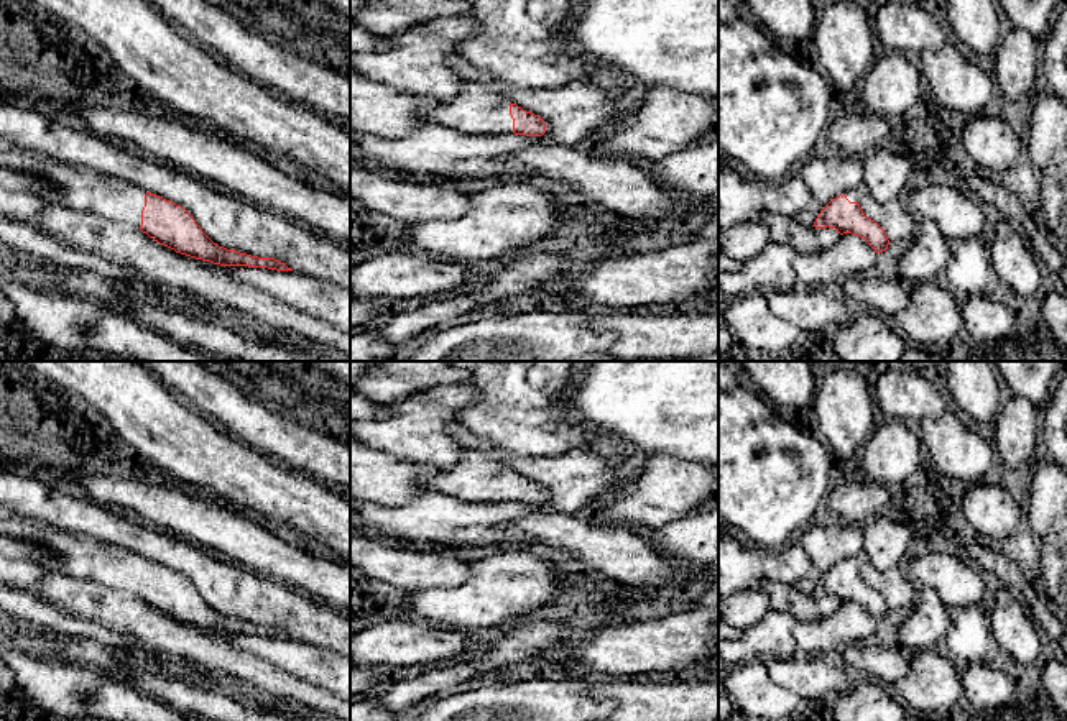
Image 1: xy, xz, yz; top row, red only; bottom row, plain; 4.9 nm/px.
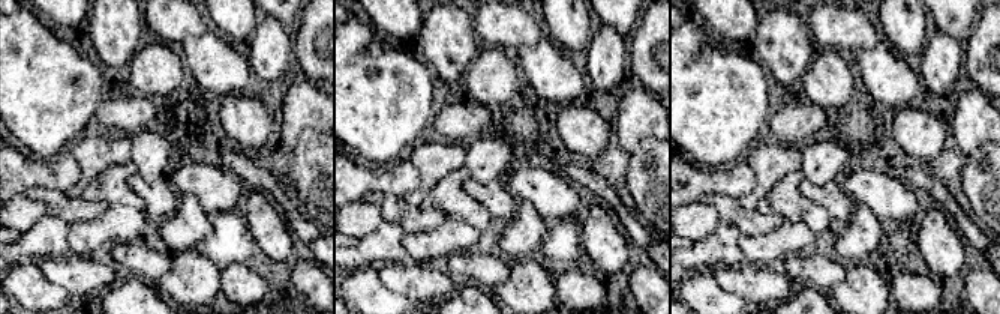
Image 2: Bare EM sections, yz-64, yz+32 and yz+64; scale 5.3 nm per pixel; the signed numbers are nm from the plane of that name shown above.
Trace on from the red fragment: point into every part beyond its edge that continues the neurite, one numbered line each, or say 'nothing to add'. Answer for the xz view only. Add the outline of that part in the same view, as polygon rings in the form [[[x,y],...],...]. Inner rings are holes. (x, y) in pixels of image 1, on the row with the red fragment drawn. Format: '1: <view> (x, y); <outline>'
1: xz (477, 110); [[[469,80],[457,97],[419,115],[475,136],[513,135],[510,103],[487,85]]]

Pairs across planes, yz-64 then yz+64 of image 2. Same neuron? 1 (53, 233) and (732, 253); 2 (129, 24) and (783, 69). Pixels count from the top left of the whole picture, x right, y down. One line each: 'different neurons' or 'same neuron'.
1: same neuron
2: same neuron

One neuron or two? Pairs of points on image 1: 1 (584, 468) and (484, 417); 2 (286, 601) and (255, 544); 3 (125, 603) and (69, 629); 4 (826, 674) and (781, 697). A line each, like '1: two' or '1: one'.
1: two
2: two
3: two
4: two

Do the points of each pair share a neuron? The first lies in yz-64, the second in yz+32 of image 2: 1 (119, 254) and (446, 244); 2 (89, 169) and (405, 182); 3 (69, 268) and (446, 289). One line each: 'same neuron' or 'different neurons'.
1: different neurons
2: different neurons
3: same neuron

